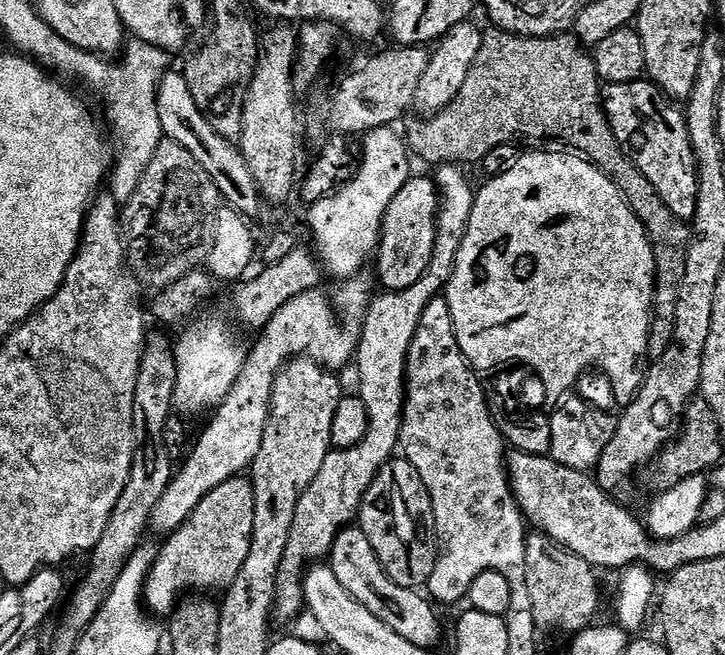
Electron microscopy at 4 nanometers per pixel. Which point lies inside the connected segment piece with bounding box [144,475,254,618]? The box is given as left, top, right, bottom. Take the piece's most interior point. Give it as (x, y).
(207, 551)

